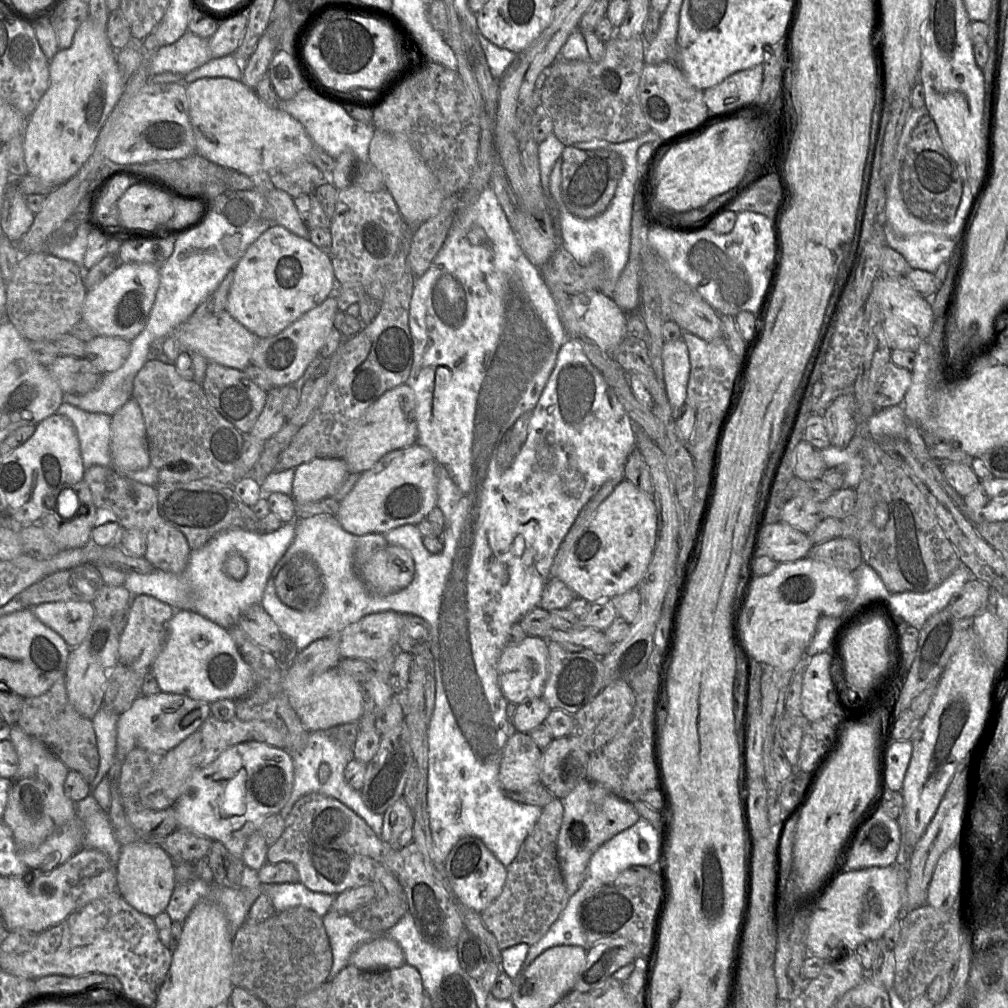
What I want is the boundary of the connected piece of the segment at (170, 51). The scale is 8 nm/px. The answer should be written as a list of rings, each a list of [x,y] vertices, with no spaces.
[[[187,31],[175,43],[158,49],[150,62],[149,72],[150,76],[163,72],[185,76],[211,59],[208,39]]]

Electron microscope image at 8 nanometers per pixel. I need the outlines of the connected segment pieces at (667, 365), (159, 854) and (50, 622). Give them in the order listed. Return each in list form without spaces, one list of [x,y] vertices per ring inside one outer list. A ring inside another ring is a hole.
[[[682,337],[664,343],[662,360],[666,394],[676,413],[685,405],[691,370],[688,347]]]
[[[145,840],[121,845],[116,874],[118,893],[131,907],[151,918],[165,911],[176,880],[174,861],[161,847]]]
[[[91,601],[44,602],[30,608],[35,616],[57,632],[70,648],[81,644],[96,617]]]

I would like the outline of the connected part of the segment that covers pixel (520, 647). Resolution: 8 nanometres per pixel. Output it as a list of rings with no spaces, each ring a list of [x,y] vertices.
[[[527,636],[520,643],[506,646],[497,664],[501,691],[508,702],[520,704],[526,700],[542,697],[548,676],[548,640],[537,636]]]

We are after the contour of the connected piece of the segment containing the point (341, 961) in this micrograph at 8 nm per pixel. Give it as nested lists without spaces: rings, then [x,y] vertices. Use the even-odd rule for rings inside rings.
[[[329,910],[322,917],[333,953],[333,964],[328,981],[350,964],[352,953],[362,944],[375,940],[382,933],[373,933],[360,928],[350,914]]]

